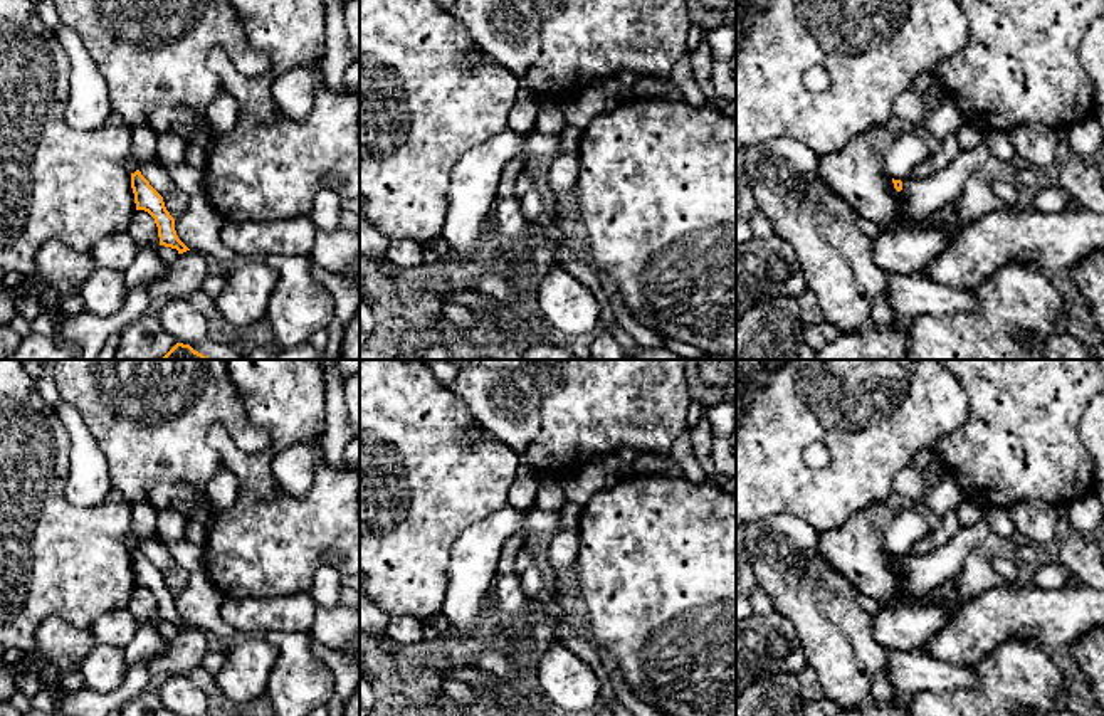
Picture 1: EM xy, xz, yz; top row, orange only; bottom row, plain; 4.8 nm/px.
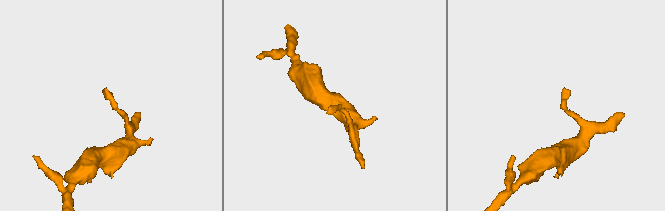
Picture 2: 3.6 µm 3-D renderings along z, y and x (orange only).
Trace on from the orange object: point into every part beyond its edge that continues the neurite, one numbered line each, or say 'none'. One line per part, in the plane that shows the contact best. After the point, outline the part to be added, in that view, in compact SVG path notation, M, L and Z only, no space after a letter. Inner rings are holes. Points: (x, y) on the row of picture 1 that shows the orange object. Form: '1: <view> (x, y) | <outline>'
none

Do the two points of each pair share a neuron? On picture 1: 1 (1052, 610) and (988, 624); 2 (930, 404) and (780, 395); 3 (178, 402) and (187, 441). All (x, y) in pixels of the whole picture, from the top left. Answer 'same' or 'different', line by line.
1: same
2: same
3: same

